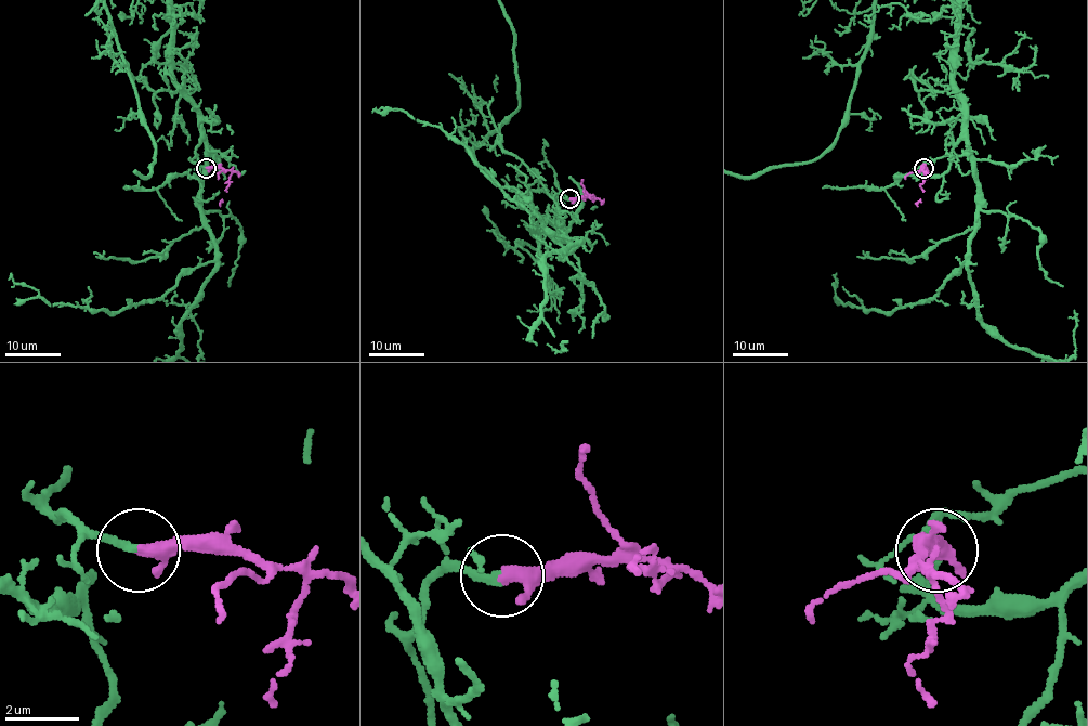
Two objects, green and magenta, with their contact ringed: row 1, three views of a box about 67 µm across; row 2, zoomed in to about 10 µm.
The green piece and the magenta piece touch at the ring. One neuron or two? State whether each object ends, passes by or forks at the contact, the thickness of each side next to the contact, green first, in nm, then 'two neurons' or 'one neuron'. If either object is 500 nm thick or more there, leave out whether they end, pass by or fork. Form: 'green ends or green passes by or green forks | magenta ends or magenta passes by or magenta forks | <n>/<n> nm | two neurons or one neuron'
green ends | magenta passes by | 240/300 nm | one neuron

